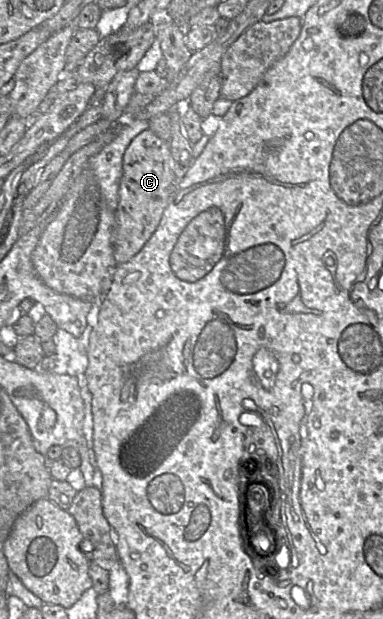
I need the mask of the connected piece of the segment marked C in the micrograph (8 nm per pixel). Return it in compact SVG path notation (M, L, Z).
M146 129L130 142L123 156L123 175L116 211L114 258L117 264L132 259L156 231L175 190L175 164L167 142Z

